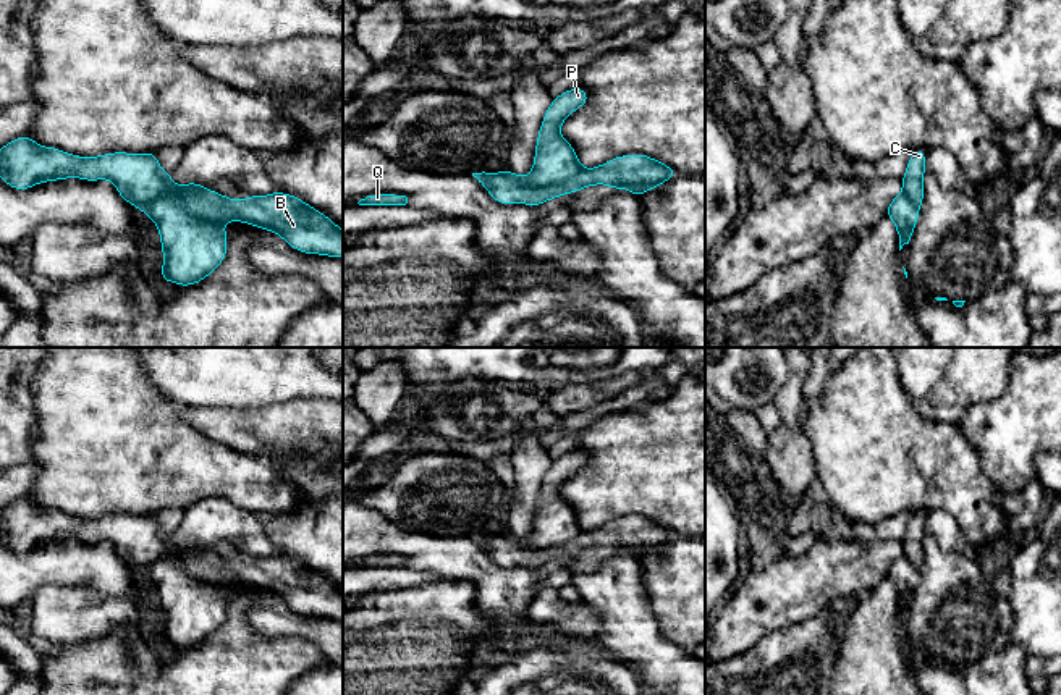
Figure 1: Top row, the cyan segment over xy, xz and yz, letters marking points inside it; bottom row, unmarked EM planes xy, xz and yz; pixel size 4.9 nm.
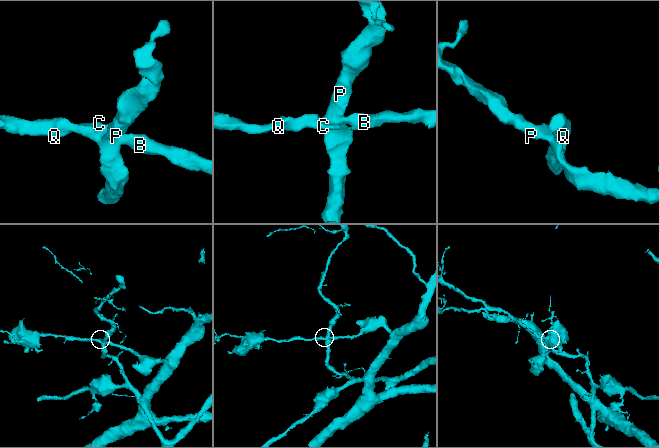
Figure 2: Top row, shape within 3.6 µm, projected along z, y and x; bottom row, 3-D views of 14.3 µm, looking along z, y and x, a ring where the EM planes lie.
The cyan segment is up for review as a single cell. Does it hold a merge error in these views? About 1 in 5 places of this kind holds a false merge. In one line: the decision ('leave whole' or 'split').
split

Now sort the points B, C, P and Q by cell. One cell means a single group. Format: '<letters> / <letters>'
B C Q / P

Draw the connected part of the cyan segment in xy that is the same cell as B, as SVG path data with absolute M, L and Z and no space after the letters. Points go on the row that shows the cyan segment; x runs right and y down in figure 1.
M29 134L0 147L0 179L13 189L23 191L70 176L84 181L110 179L116 192L142 212L159 197L183 196L207 220L244 221L280 234L302 254L343 257L343 230L296 196L275 191L265 197L251 194L246 200L235 200L199 183L176 186L171 173L160 170L155 152L78 157L42 147Z

